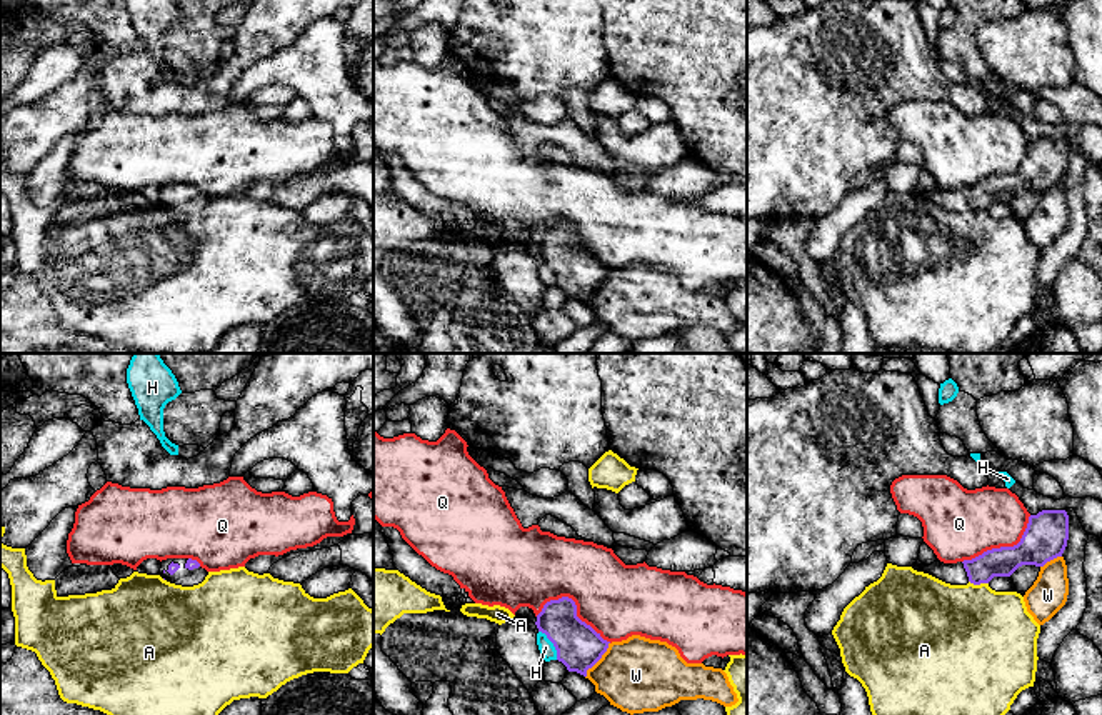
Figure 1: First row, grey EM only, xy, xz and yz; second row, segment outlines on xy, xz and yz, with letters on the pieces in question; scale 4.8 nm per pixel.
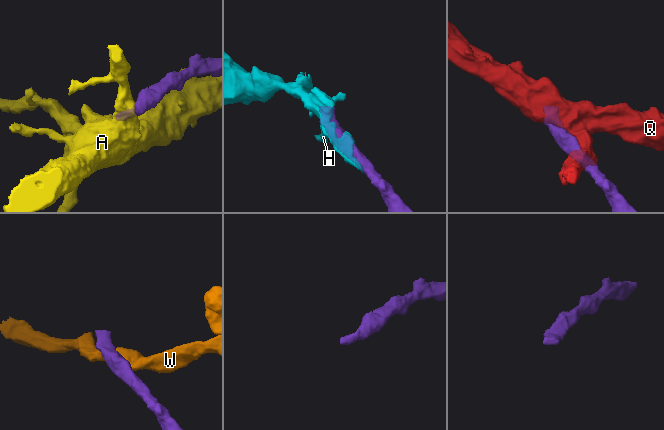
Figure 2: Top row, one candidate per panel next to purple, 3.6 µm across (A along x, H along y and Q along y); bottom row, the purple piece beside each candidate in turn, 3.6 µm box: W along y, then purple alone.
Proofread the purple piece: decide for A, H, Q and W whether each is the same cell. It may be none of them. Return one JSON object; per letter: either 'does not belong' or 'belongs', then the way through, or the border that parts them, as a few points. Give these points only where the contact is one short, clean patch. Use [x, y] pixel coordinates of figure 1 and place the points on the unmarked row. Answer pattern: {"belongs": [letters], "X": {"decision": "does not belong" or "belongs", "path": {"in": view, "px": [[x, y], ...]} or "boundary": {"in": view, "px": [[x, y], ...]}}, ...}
{"belongs": [], "A": {"decision": "does not belong"}, "H": {"decision": "does not belong", "boundary": {"in": "xz", "px": [[539, 257], [552, 270], [557, 285]]}}, "Q": {"decision": "does not belong"}, "W": {"decision": "does not belong"}}

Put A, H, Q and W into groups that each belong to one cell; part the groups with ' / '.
A / H / Q / W

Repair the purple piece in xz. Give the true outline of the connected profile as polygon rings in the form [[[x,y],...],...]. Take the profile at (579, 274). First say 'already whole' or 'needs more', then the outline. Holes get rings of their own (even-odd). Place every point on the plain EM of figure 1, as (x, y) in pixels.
already whole | [[[569,223],[547,228],[537,242],[535,252],[554,270],[557,287],[569,298],[584,303],[602,285],[610,270],[577,243],[577,232]]]

